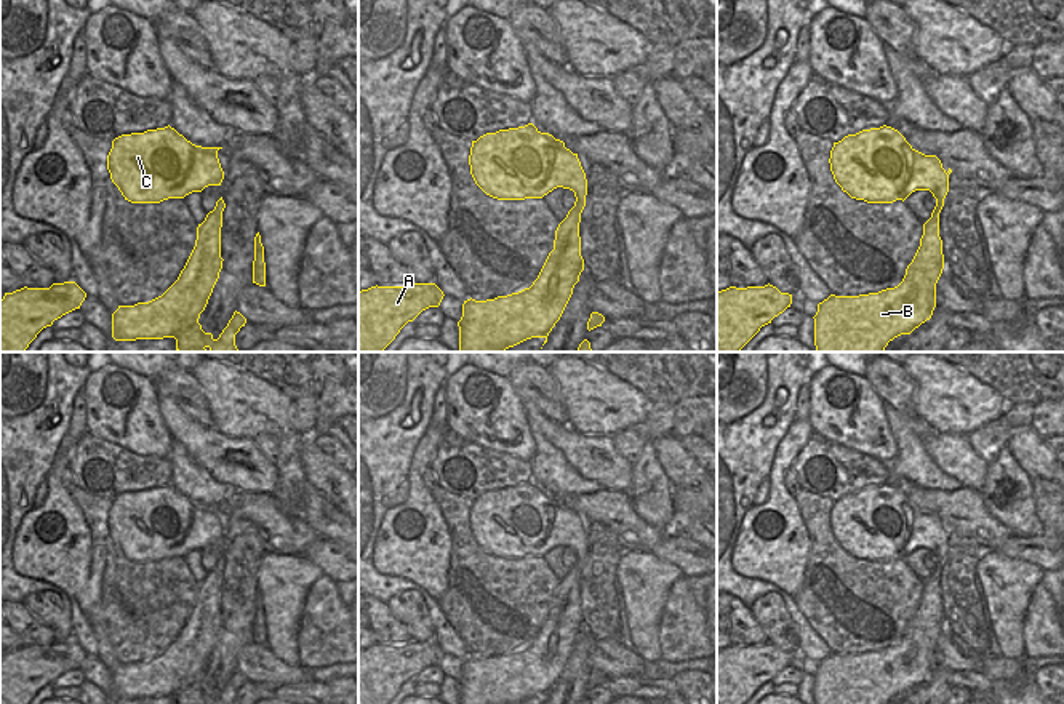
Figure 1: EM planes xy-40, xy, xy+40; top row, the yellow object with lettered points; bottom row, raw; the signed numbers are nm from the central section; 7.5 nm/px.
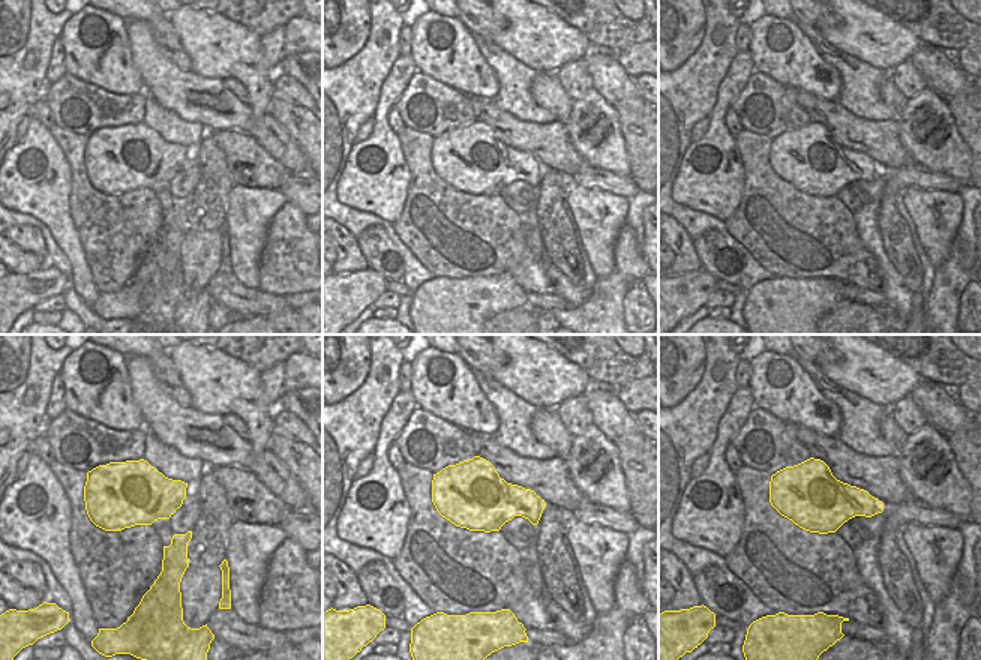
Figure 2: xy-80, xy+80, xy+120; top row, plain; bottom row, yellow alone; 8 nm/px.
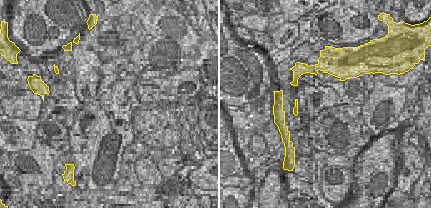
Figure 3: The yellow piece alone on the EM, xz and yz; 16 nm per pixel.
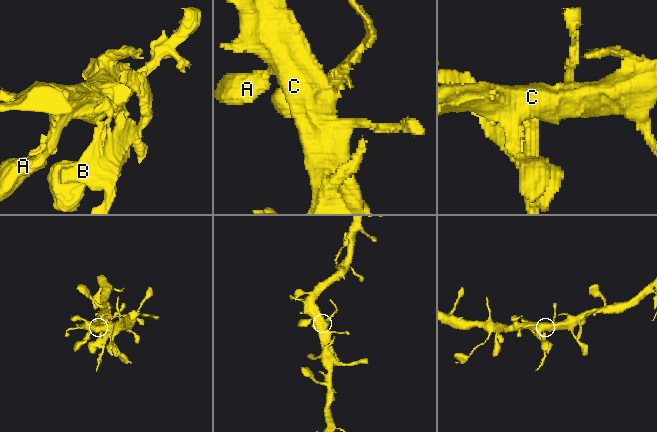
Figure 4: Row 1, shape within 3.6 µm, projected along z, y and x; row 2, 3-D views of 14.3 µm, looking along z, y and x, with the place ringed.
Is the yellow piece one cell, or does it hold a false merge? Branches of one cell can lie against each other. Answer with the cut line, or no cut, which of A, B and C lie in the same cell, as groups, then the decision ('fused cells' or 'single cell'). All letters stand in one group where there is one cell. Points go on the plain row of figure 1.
xy (576, 557), (583, 565) | A C / B | fused cells

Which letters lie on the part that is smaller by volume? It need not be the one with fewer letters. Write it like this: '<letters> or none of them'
B

